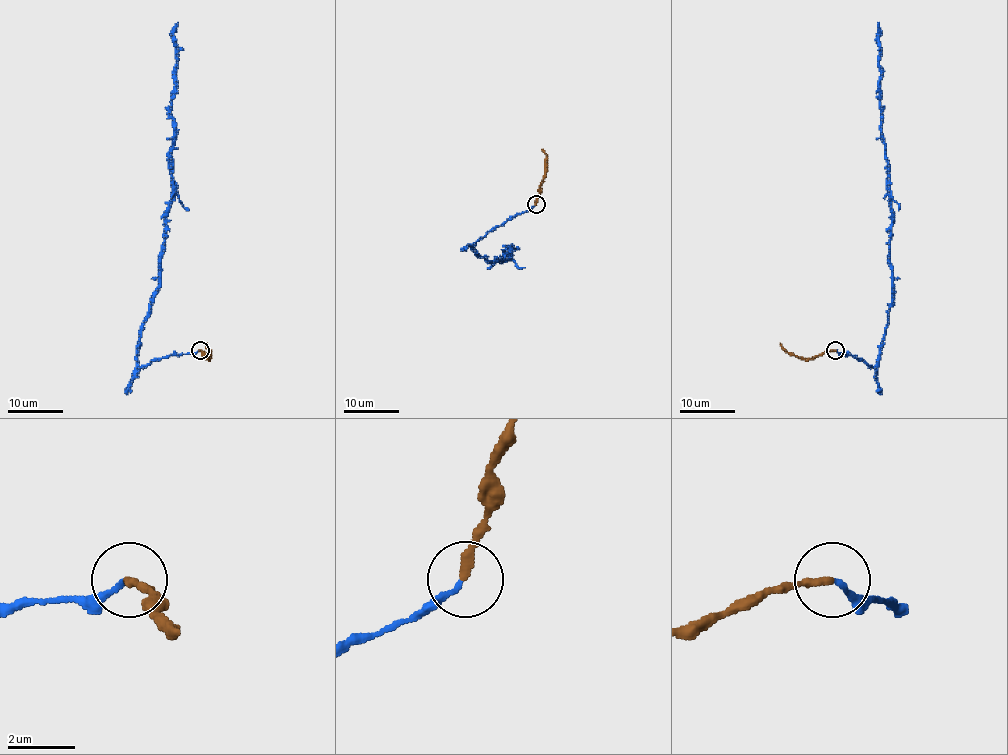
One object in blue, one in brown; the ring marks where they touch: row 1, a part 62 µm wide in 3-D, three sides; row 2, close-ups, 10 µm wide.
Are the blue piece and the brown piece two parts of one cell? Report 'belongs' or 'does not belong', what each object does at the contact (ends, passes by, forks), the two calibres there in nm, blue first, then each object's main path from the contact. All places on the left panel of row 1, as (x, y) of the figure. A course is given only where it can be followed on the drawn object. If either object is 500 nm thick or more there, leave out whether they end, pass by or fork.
belongs | blue ends | brown ends | 150/260 nm | blue via (199, 350), (137, 364), (144, 318), (159, 284), (172, 194), (171, 92), (178, 22) | brown via (200, 350), (208, 358), (210, 350), (205, 343)

